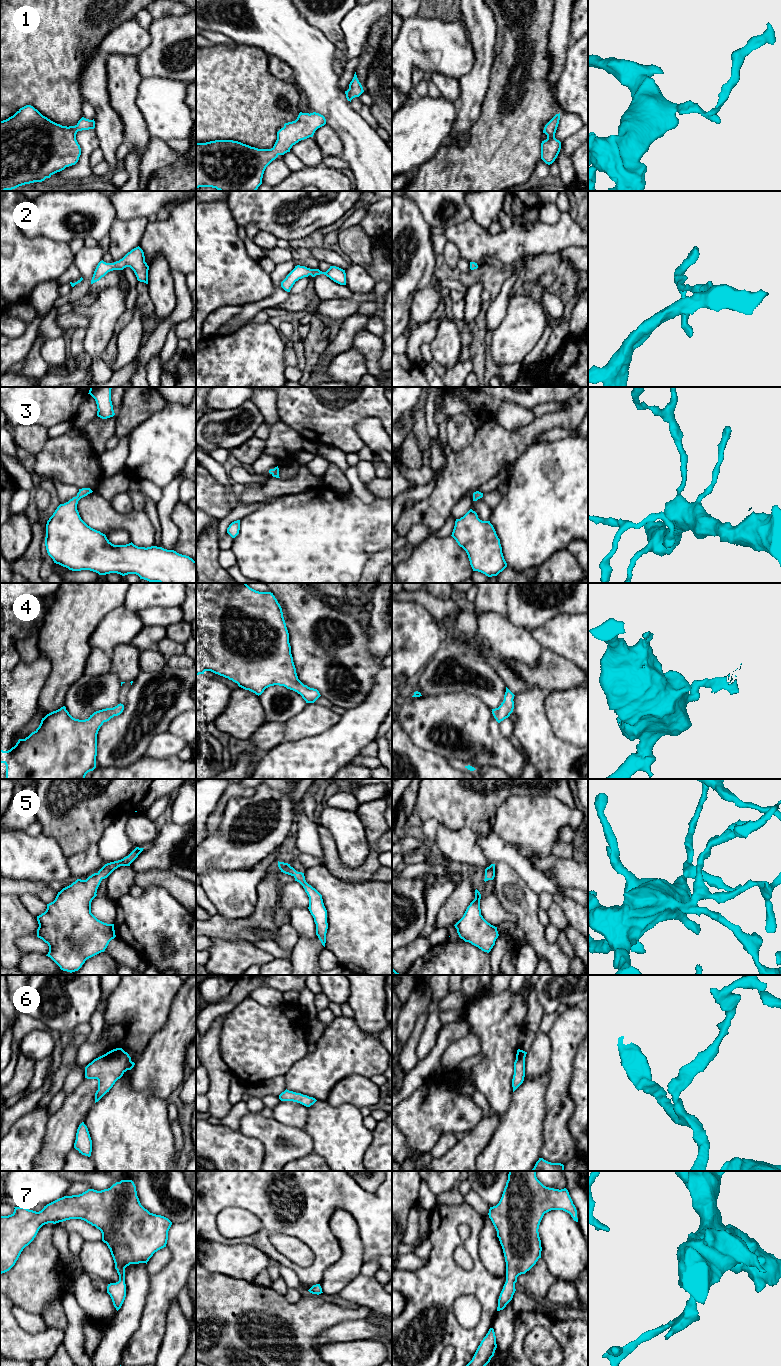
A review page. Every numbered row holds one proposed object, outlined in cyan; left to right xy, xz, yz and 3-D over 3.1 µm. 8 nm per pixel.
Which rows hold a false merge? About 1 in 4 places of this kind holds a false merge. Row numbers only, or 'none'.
none

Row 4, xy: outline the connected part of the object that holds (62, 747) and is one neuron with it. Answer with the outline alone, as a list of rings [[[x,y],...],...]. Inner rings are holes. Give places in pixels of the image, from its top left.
[[[120,703],[113,708],[96,711],[85,720],[73,718],[65,706],[47,714],[28,737],[19,739],[8,751],[0,749],[0,763],[6,765],[6,779],[85,779],[86,774],[96,768],[97,734],[100,727],[123,710],[124,705]]]

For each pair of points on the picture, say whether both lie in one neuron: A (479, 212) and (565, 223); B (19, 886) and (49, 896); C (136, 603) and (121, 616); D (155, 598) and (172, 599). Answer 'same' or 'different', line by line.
A: different
B: same
C: different
D: same

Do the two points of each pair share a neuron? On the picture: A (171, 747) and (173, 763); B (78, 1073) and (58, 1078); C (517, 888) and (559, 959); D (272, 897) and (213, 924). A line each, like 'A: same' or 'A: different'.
A: different
B: different
C: same
D: same

